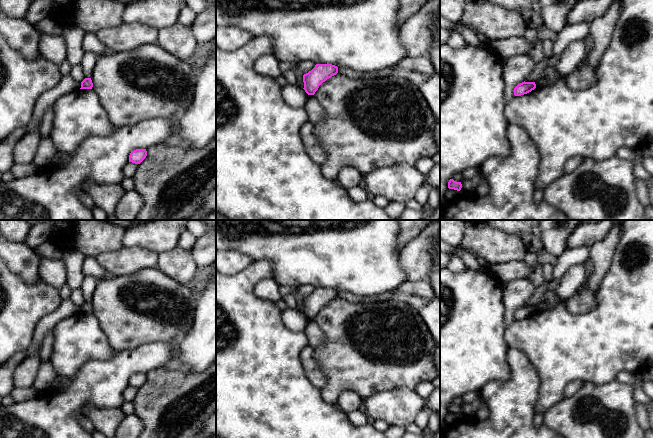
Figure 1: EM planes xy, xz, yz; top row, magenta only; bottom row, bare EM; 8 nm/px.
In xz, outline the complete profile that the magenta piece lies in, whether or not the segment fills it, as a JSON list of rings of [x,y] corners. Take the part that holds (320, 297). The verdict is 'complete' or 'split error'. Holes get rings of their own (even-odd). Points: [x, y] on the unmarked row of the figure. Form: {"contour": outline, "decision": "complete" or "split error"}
{"contour": [[[316,288],[303,299],[304,314],[308,319],[314,319],[319,310],[338,297],[338,291],[332,288]]], "decision": "complete"}

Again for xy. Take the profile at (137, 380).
{"contour": [[[136,373],[129,379],[129,386],[140,388],[147,380],[146,373]]], "decision": "complete"}

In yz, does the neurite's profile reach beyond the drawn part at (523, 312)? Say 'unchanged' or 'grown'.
unchanged

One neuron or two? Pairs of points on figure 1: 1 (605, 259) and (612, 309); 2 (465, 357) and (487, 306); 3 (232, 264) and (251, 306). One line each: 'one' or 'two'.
1: two
2: one
3: two

